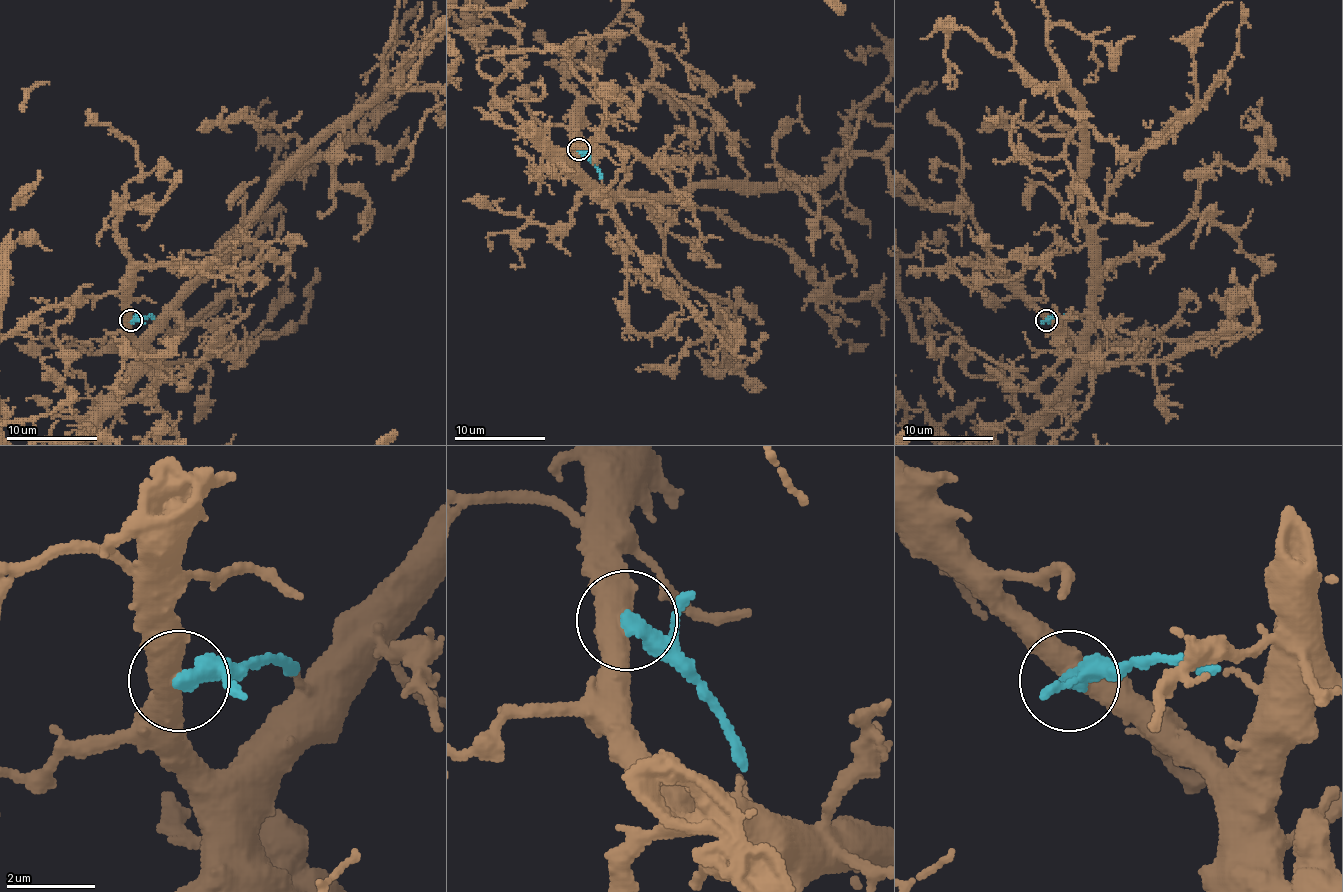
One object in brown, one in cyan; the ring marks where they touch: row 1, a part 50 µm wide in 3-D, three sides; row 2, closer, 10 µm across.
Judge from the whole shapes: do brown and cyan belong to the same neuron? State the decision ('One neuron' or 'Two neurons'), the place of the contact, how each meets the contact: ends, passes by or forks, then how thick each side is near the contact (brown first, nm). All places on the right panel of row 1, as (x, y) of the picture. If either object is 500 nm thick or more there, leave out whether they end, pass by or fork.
Two neurons. Place: (1046, 320). Thickness 550 nm (brown) against 400 nm

